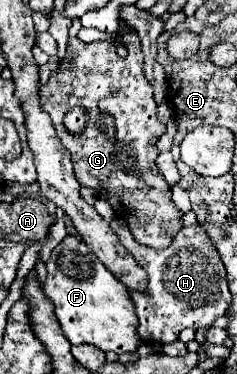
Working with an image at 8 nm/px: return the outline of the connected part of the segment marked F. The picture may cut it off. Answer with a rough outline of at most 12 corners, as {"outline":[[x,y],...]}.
{"outline":[[67,235],[43,293],[73,345],[135,353],[131,295]]}

